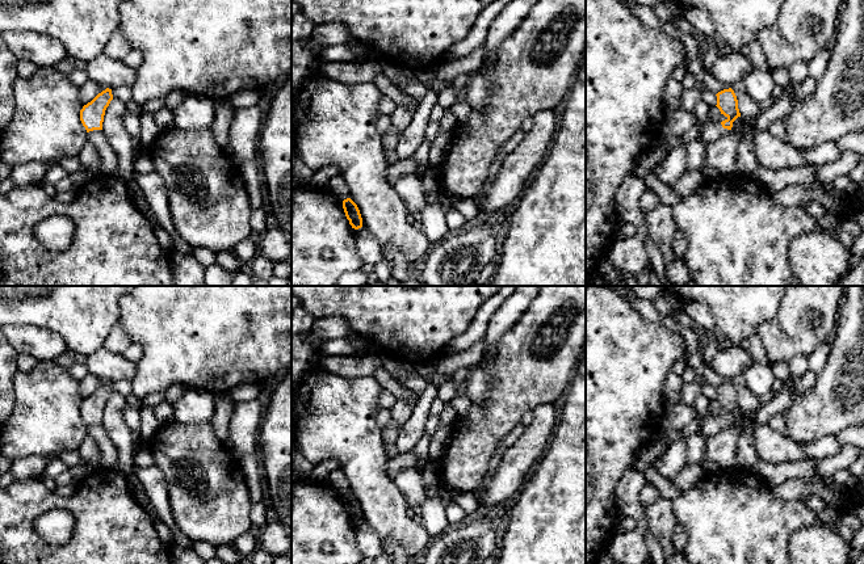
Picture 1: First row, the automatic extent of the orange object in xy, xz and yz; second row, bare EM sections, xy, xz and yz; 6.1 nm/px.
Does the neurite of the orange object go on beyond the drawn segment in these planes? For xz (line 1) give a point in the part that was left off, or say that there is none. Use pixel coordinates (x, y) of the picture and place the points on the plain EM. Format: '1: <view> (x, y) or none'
1: none

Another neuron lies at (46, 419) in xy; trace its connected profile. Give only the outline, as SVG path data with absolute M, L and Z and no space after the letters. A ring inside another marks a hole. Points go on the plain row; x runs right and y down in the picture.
M54 359L38 361L29 371L18 371L13 379L14 407L8 421L0 426L0 455L11 459L20 459L30 455L56 455L63 450L77 450L87 435L87 424L80 414L79 380L74 379L68 370L59 366Z

